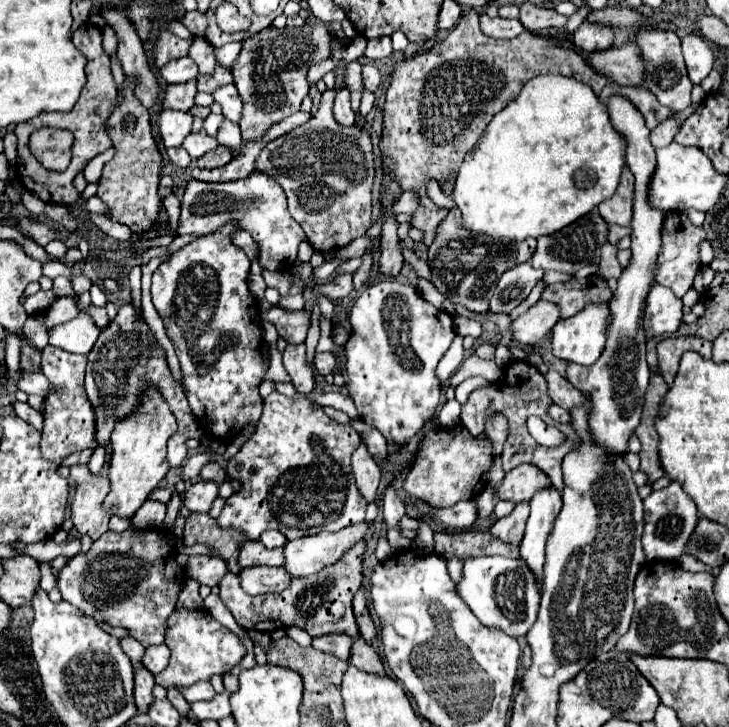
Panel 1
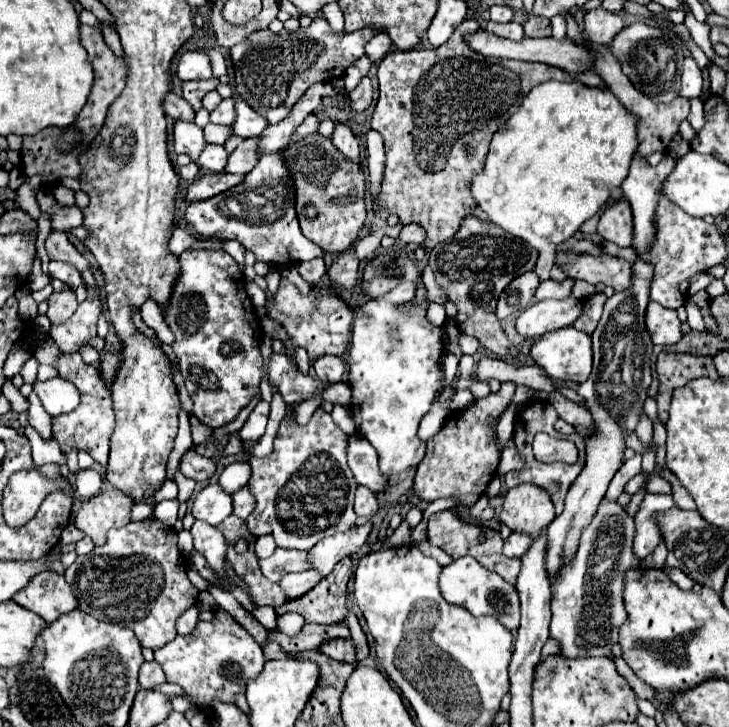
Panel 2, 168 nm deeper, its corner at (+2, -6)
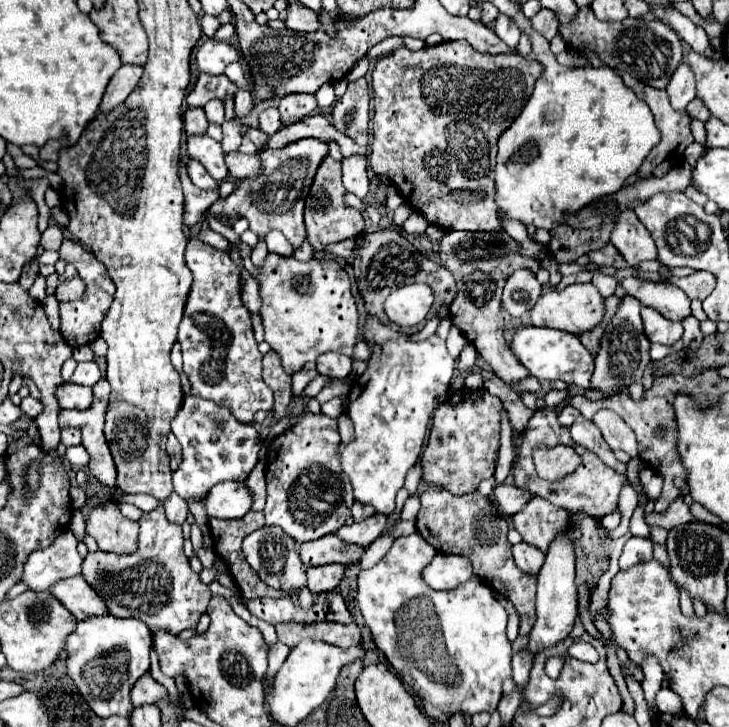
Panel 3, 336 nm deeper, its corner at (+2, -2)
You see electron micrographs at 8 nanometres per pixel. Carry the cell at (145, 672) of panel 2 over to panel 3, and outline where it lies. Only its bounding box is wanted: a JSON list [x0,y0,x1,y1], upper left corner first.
[130,675,166,707]

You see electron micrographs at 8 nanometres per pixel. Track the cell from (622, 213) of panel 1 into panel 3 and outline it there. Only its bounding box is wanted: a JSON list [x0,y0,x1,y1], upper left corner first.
[612,211,658,265]

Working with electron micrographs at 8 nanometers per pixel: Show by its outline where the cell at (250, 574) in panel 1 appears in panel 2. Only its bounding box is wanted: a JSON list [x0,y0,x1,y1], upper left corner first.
[278,569,322,599]

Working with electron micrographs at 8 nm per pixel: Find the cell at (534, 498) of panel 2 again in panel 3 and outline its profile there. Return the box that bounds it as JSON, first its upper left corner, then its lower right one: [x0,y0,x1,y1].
[514,497,568,553]

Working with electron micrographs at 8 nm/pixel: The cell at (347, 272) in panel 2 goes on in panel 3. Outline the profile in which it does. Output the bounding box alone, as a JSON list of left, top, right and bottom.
[326,239,356,257]

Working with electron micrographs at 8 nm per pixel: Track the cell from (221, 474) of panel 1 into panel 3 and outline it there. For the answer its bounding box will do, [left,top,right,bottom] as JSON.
[166,433,180,471]

